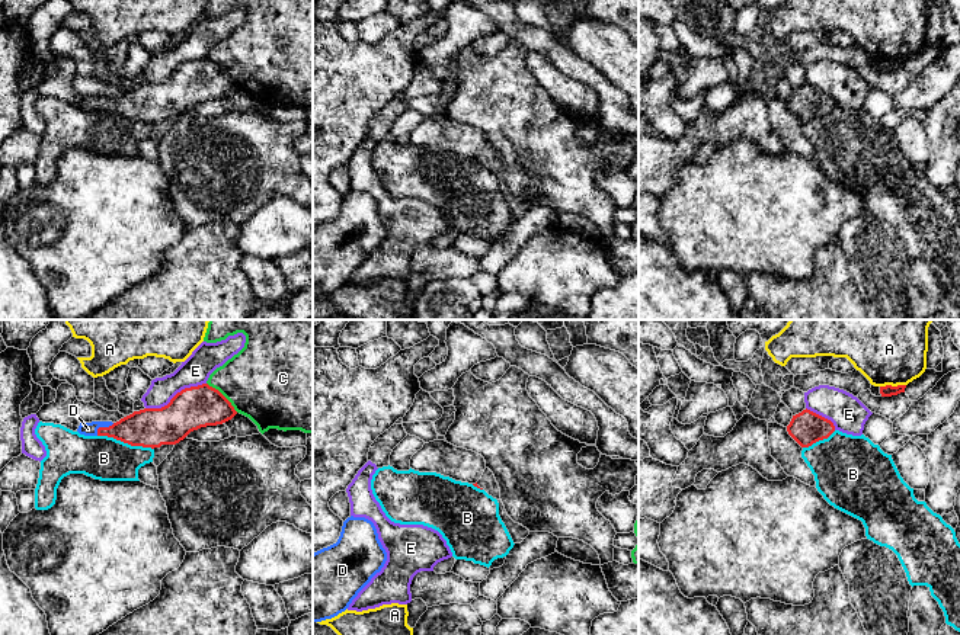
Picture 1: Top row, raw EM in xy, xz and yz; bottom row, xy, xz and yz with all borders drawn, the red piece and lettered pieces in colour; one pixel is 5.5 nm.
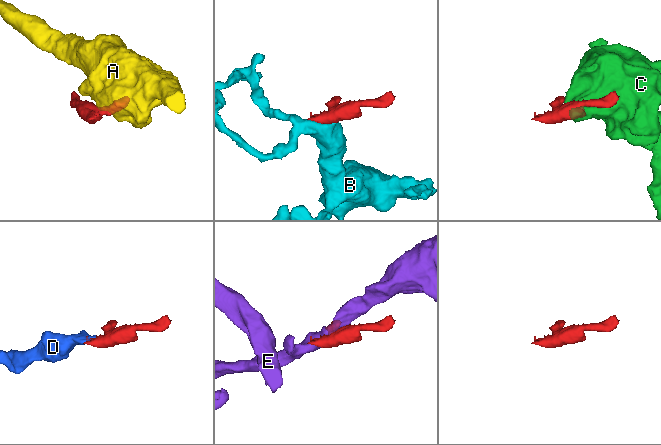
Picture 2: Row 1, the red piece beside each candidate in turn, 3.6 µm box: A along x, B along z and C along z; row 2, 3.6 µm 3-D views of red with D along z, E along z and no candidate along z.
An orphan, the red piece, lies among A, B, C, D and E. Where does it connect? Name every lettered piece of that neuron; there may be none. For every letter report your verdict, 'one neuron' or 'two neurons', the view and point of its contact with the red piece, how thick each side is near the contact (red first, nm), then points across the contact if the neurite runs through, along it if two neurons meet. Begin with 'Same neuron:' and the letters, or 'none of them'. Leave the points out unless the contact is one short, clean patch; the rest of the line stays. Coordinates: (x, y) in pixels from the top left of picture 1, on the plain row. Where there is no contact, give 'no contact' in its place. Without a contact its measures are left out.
Same neuron: D
A: two neurons | yz (890, 60) | 60/340 nm | along yz (905, 58), (880, 61)
B: two neurons | xy (125, 116) | 220/240 nm | along xy (98, 109), (106, 109), (131, 119), (150, 121), (153, 124)
C: two neurons | xy (223, 70) | 240/440 nm
D: one neuron | xy (102, 102) | 220/80 nm | across xy (147, 102), (102, 102), (88, 103)
E: two neurons | xy (175, 70) | 240/160 nm

